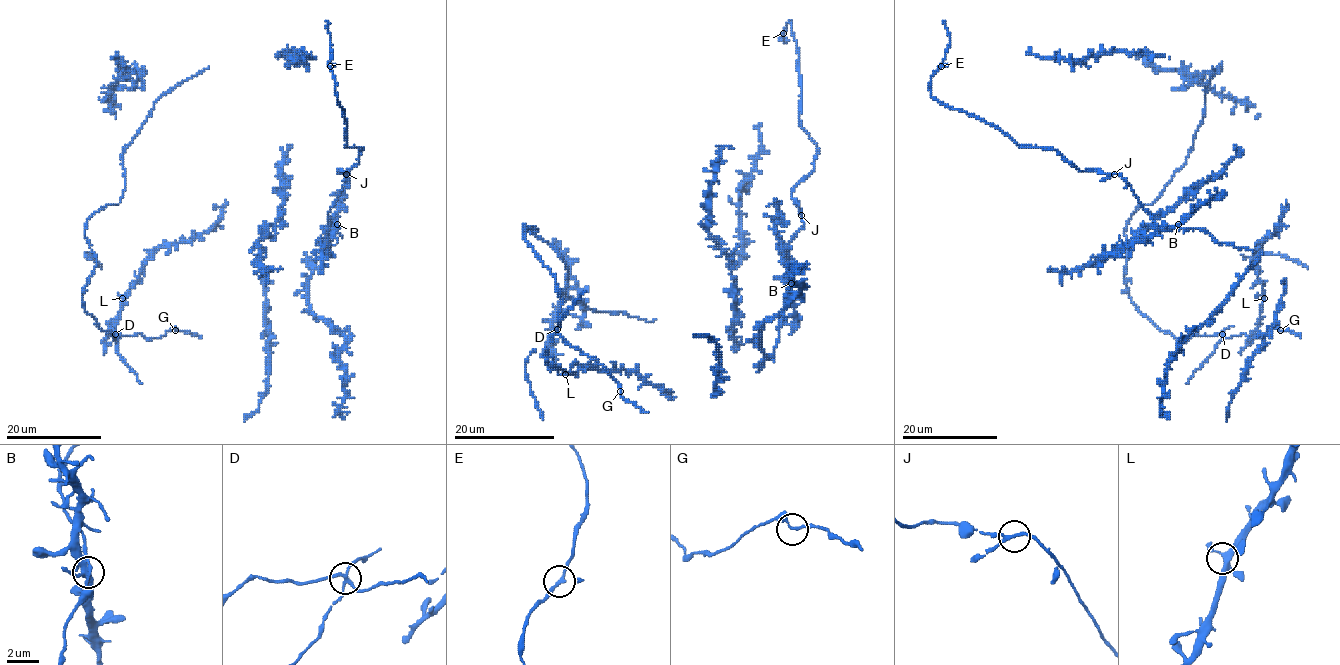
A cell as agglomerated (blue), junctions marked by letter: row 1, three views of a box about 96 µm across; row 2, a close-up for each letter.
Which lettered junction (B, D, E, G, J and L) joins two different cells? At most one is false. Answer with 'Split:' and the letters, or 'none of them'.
Split: D

